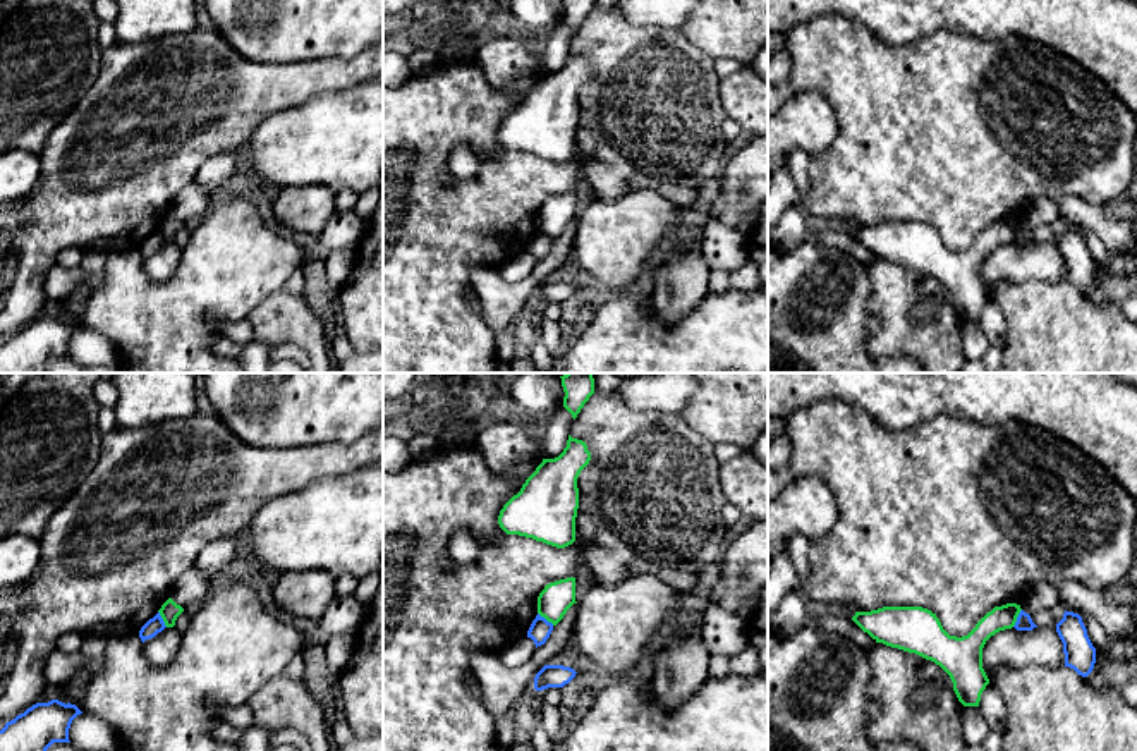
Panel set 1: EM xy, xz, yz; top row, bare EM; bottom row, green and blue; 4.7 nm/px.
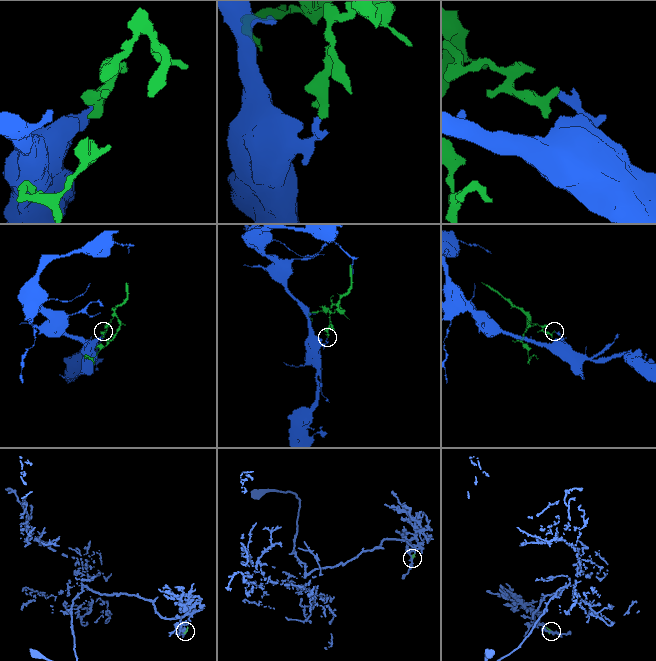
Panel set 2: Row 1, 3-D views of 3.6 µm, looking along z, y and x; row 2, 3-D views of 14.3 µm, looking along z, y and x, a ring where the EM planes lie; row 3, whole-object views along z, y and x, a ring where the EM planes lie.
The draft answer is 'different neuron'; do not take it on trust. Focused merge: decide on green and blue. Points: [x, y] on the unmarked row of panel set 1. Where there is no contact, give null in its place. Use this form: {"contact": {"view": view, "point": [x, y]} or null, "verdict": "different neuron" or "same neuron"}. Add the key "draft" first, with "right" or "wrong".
{"draft": "right", "contact": {"view": "yz", "point": [1017, 231]}, "verdict": "different neuron"}

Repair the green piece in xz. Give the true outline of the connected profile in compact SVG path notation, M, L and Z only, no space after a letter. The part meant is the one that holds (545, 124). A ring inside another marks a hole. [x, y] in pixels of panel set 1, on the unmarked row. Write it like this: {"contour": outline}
{"contour": "M568 50L567 62L555 74L543 74L520 107L500 125L498 139L507 150L519 150L565 163L575 156L579 124L577 93L589 79L586 57Z"}

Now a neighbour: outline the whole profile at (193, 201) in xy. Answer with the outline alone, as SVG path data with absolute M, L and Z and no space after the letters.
M192 180L175 198L170 213L184 225L194 225L210 208L211 196Z

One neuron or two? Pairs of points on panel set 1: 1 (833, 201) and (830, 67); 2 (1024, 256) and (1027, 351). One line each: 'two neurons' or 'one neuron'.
1: one neuron
2: two neurons

